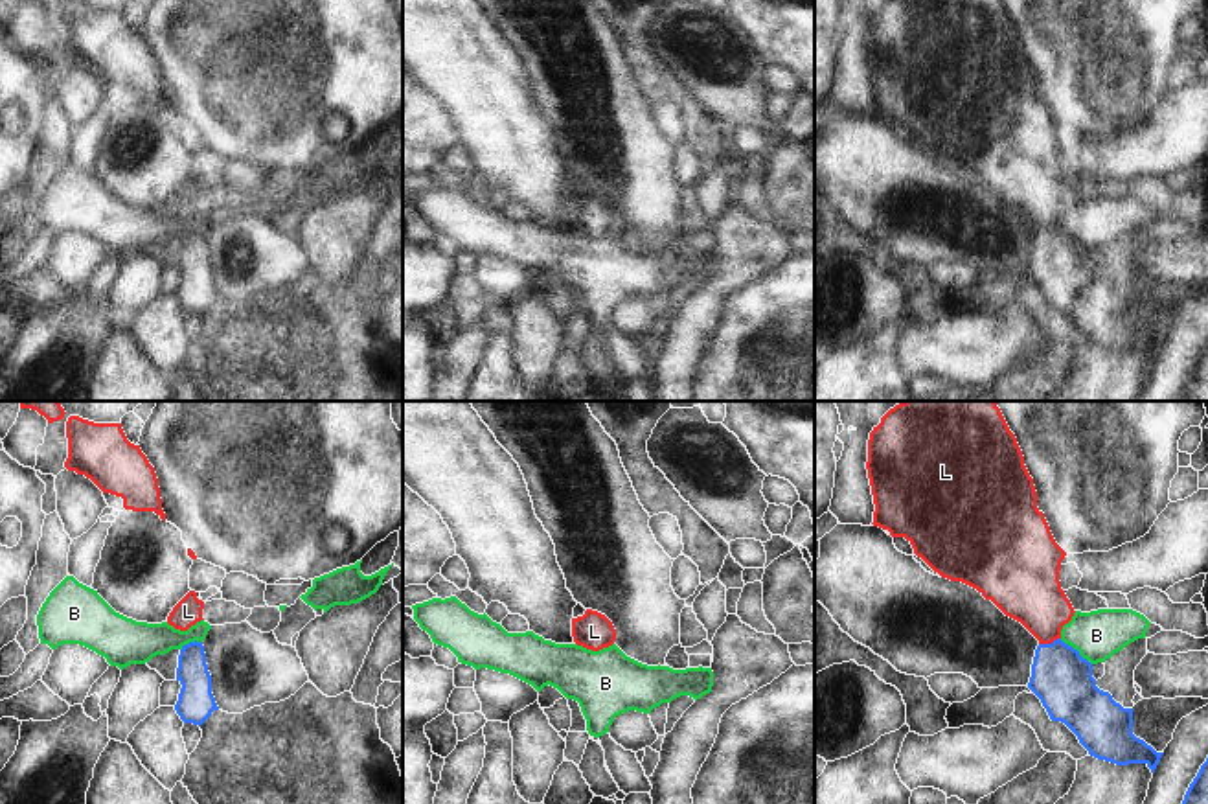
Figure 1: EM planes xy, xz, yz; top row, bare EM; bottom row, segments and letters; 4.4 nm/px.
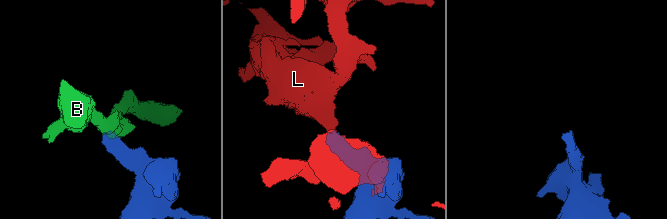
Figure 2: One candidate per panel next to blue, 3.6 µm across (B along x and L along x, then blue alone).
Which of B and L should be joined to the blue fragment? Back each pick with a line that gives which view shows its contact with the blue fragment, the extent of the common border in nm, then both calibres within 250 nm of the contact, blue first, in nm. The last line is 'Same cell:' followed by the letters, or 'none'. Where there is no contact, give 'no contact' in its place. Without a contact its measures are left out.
L: contact in yz; length 100 nm; calibres 260 and 280 nm
Same cell: L

